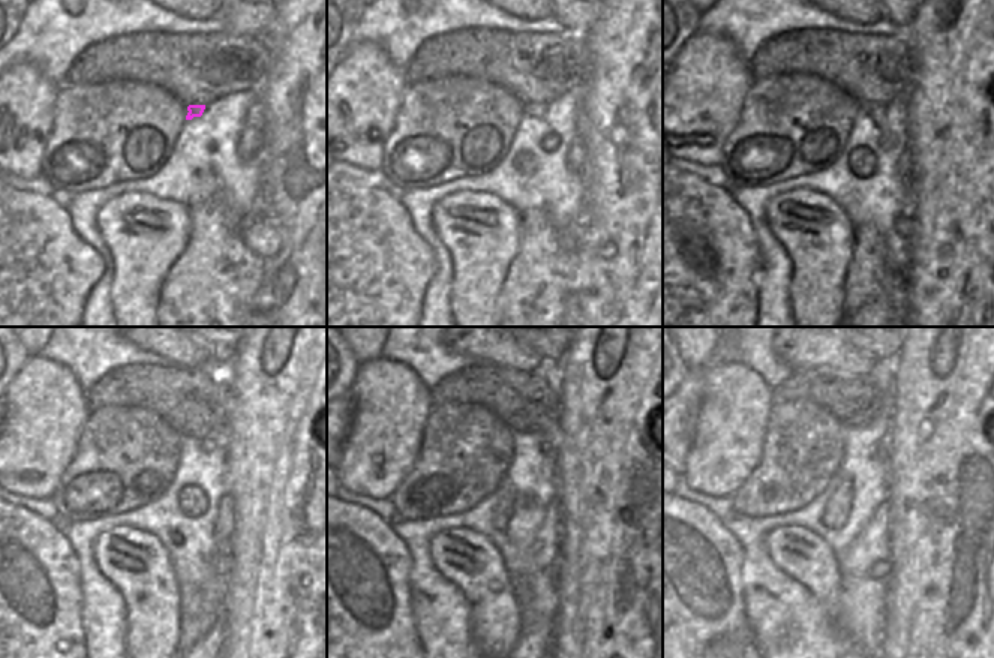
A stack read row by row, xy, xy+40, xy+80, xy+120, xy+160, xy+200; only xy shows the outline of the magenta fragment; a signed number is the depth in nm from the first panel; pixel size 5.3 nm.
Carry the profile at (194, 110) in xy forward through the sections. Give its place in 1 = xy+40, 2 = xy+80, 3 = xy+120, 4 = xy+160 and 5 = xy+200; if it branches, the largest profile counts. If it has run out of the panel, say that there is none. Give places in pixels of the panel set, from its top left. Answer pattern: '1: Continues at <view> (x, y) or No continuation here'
1: Continues at xy+40 (531, 110)
2: Continues at xy+80 (877, 113)
3: Continues at xy+120 (207, 445)
4: Continues at xy+160 (547, 441)
5: Continues at xy+200 (882, 447).

